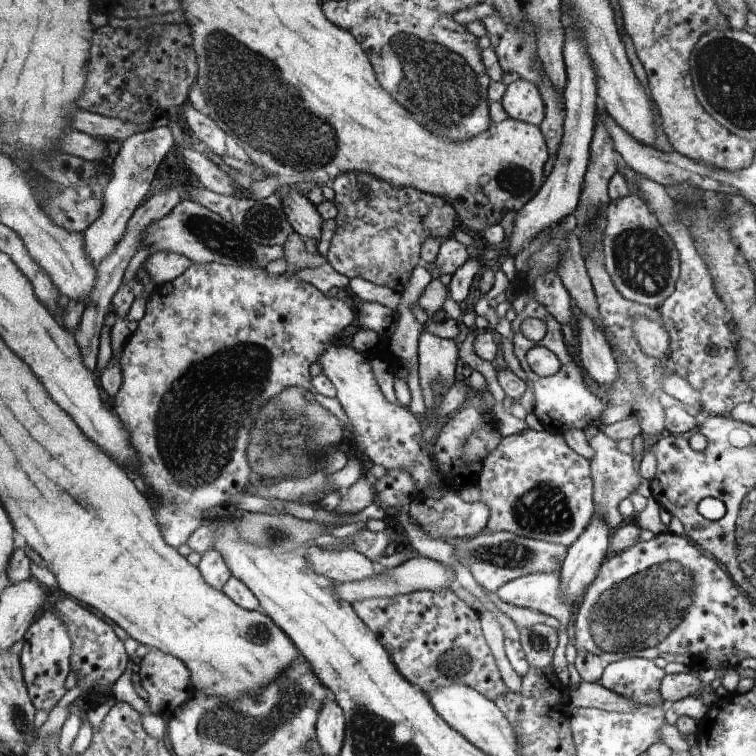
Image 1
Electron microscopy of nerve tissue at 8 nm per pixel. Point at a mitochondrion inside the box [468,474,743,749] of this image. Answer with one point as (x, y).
(635, 614)

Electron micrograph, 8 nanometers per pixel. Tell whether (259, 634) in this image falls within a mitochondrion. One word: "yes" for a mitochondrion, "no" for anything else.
yes

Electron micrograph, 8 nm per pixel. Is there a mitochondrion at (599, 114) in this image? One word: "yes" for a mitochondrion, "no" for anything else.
no

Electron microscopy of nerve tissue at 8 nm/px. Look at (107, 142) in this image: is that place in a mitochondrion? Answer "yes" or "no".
no

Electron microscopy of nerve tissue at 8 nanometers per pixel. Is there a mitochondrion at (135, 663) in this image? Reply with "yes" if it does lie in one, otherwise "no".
no

